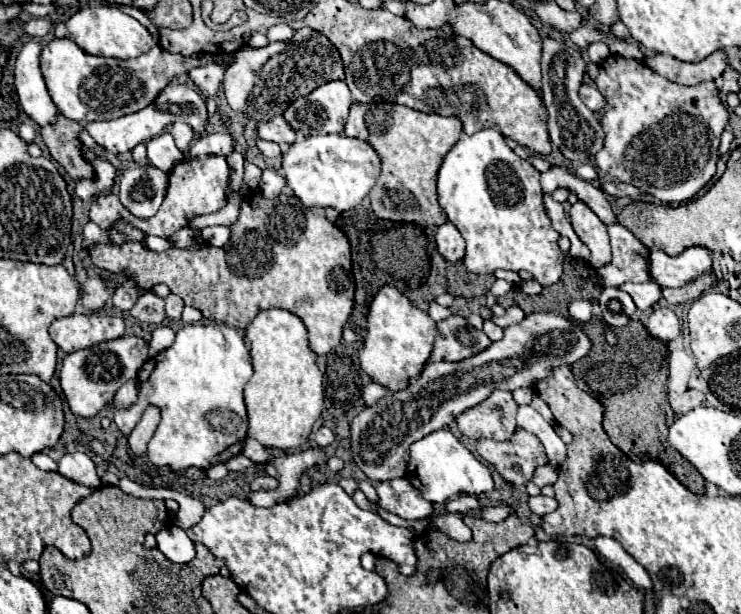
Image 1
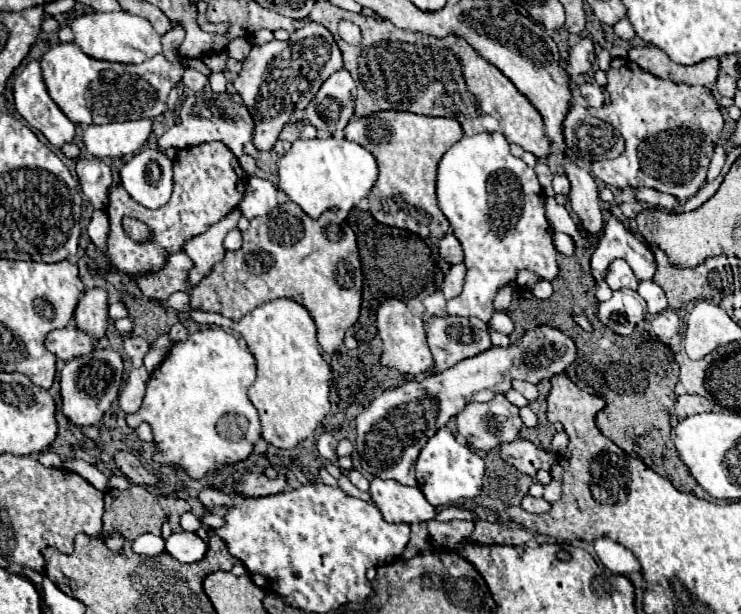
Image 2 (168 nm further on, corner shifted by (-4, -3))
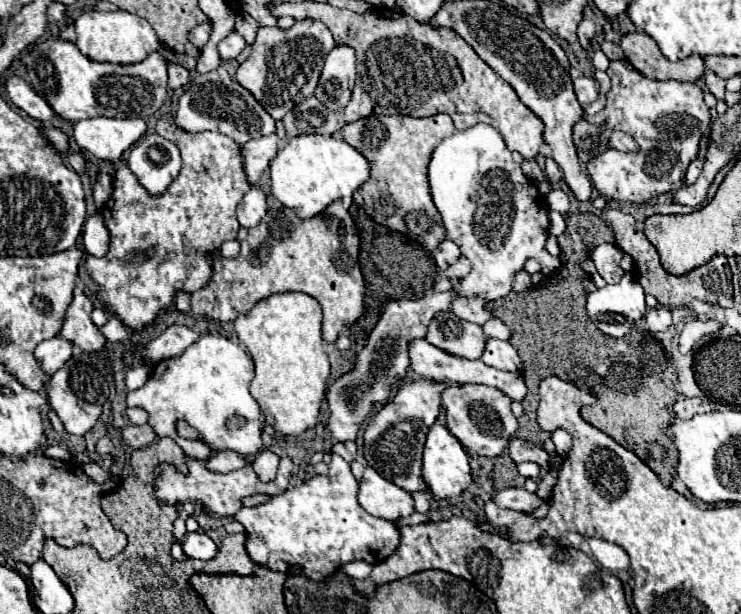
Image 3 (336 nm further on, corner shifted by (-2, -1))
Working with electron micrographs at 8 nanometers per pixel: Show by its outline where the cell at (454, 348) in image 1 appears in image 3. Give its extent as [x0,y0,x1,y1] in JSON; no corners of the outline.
[424,310,486,360]

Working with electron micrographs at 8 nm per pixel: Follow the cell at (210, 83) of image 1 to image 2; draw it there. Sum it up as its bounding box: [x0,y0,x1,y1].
[182,68,208,92]

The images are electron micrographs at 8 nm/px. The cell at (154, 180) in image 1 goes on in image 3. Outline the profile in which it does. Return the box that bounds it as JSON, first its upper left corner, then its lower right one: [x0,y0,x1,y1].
[128,134,182,196]

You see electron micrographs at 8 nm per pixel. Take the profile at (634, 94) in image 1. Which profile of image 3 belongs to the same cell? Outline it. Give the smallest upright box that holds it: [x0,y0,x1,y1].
[586,60,710,204]

